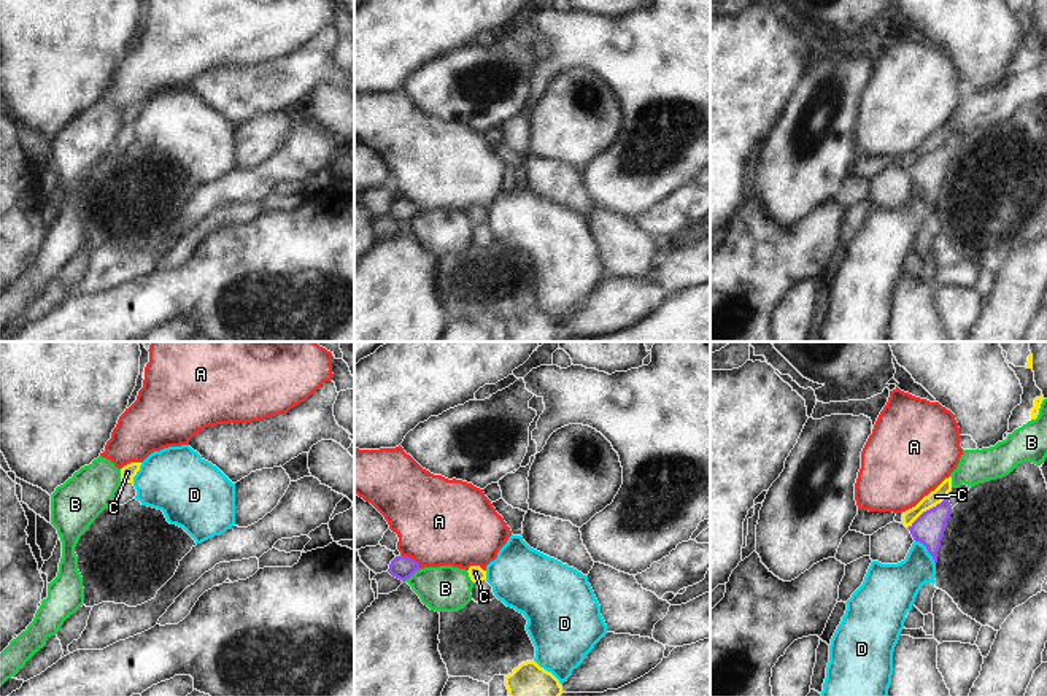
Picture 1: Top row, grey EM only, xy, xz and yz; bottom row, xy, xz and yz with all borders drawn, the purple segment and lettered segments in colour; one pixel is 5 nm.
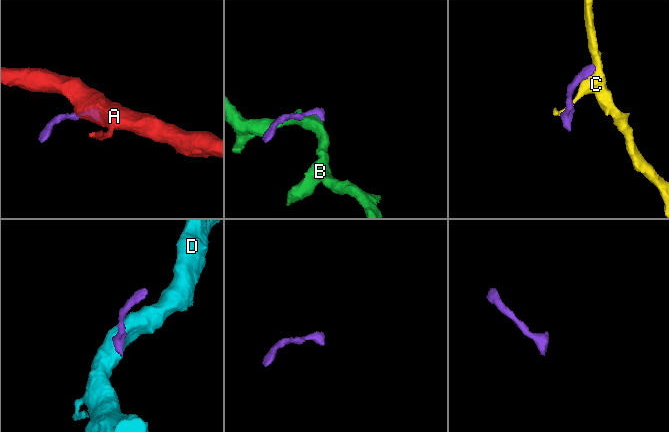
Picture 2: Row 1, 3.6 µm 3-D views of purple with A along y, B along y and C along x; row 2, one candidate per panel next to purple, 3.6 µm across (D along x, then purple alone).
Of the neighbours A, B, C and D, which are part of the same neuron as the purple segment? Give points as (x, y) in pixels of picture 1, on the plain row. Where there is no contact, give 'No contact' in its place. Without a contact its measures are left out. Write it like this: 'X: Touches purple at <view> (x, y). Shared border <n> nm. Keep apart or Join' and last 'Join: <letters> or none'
A: Touches purple at xz (410, 202). Shared border 130 nm. Keep apart
B: Touches purple at xz (412, 218). Shared border 110 nm. Keep apart
C: Touches purple at yz (927, 154). Shared border 260 nm. Keep apart
D: Touches purple at yz (927, 193). Shared border 160 nm. Keep apart
Join: none

